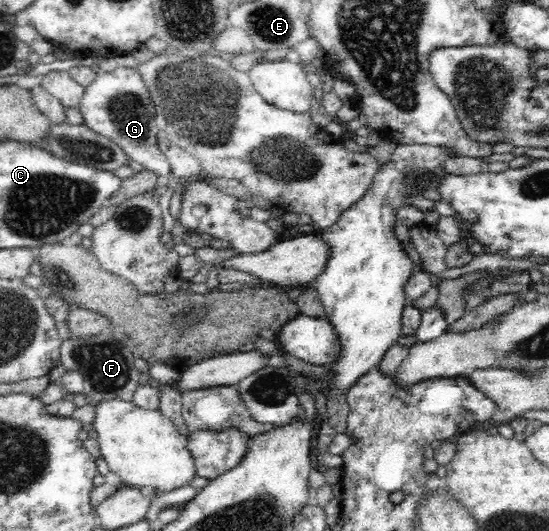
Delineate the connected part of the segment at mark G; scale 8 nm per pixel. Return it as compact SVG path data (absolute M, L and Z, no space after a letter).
M118 66L110 72L99 71L94 81L84 91L79 112L83 115L85 126L115 142L129 160L138 162L147 171L158 176L171 175L166 154L162 154L157 146L159 128L155 121L156 114L147 85L141 73L137 73L137 66Z

